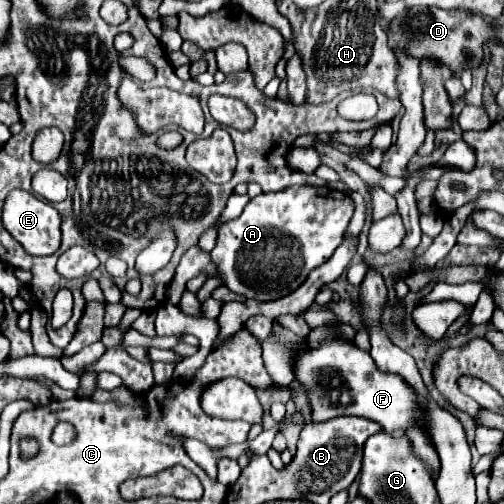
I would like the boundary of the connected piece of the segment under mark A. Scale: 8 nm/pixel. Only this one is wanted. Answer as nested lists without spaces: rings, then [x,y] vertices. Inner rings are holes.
[[[292,185],[276,193],[260,193],[248,201],[238,219],[220,227],[216,247],[210,255],[230,291],[258,301],[280,299],[300,287],[312,269],[334,255],[342,245],[342,235],[352,213],[352,197],[326,185]]]

